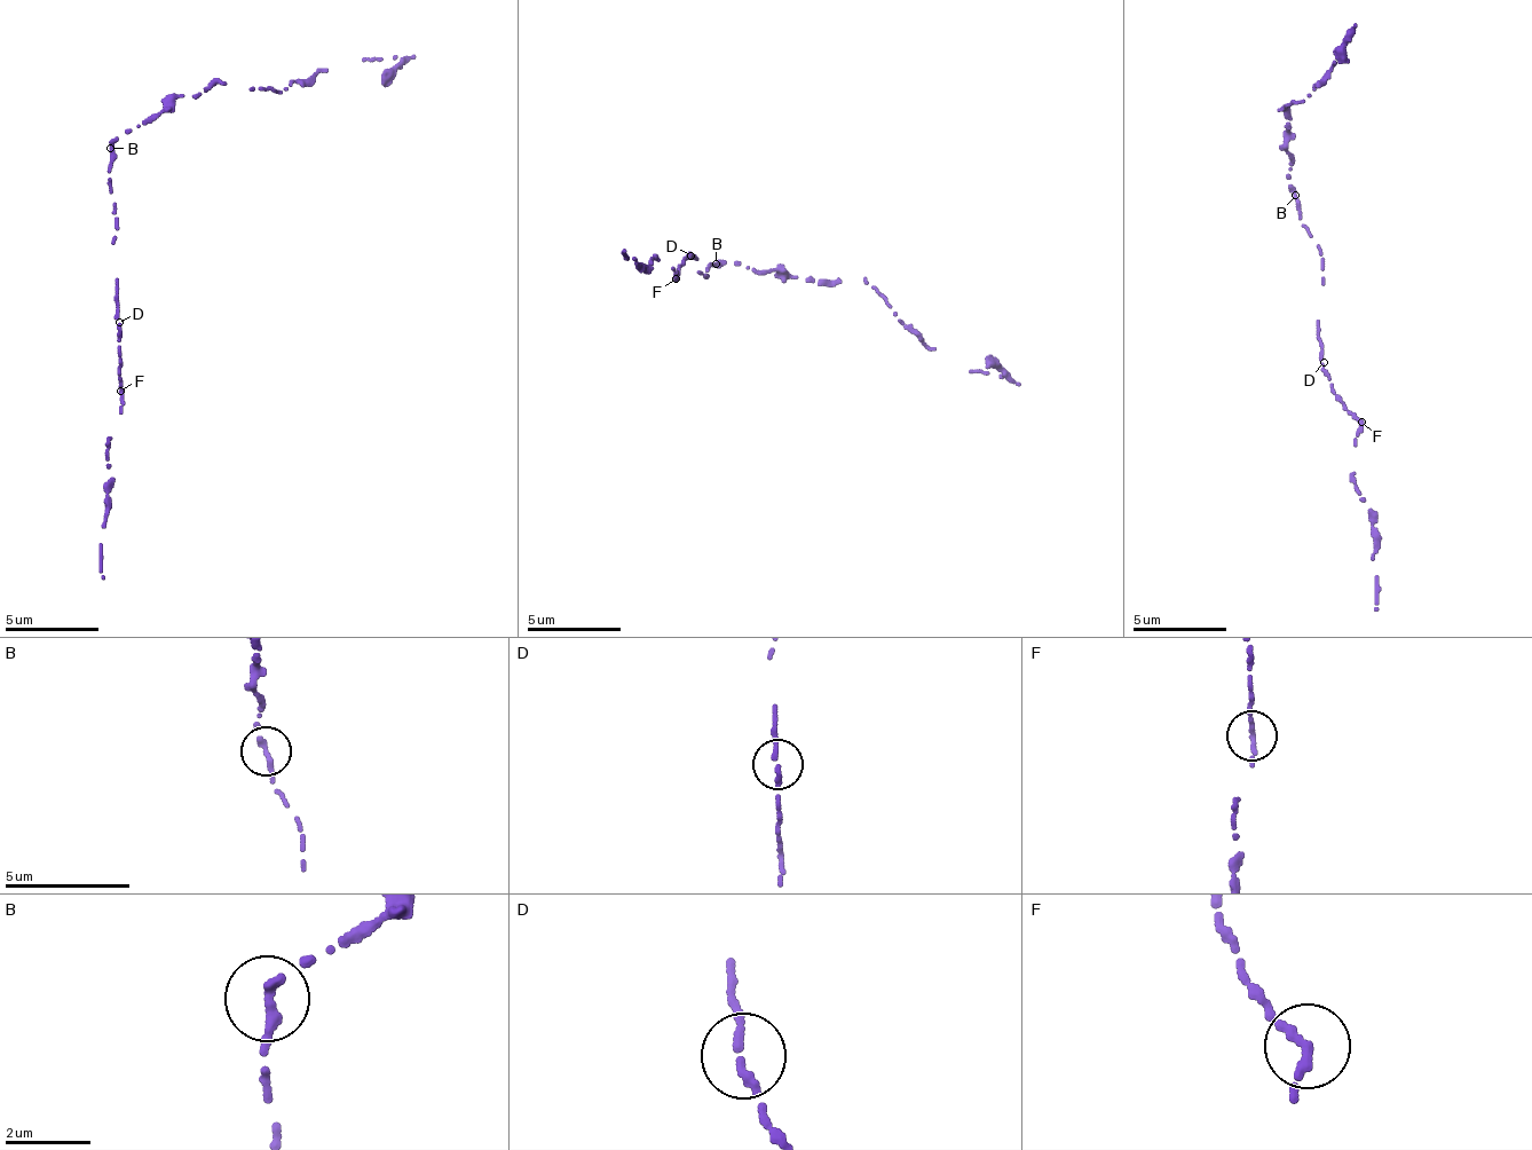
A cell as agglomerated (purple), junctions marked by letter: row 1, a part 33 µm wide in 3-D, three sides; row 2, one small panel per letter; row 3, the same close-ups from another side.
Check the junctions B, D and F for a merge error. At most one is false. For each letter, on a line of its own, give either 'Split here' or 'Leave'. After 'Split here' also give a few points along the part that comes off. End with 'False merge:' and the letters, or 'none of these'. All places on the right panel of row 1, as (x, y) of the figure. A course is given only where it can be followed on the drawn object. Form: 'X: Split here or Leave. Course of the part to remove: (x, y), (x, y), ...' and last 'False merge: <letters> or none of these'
B: Split here
D: Leave
F: Leave
False merge: B

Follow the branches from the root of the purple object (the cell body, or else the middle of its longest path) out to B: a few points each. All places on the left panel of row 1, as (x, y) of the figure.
B: (112, 191), (109, 147)

